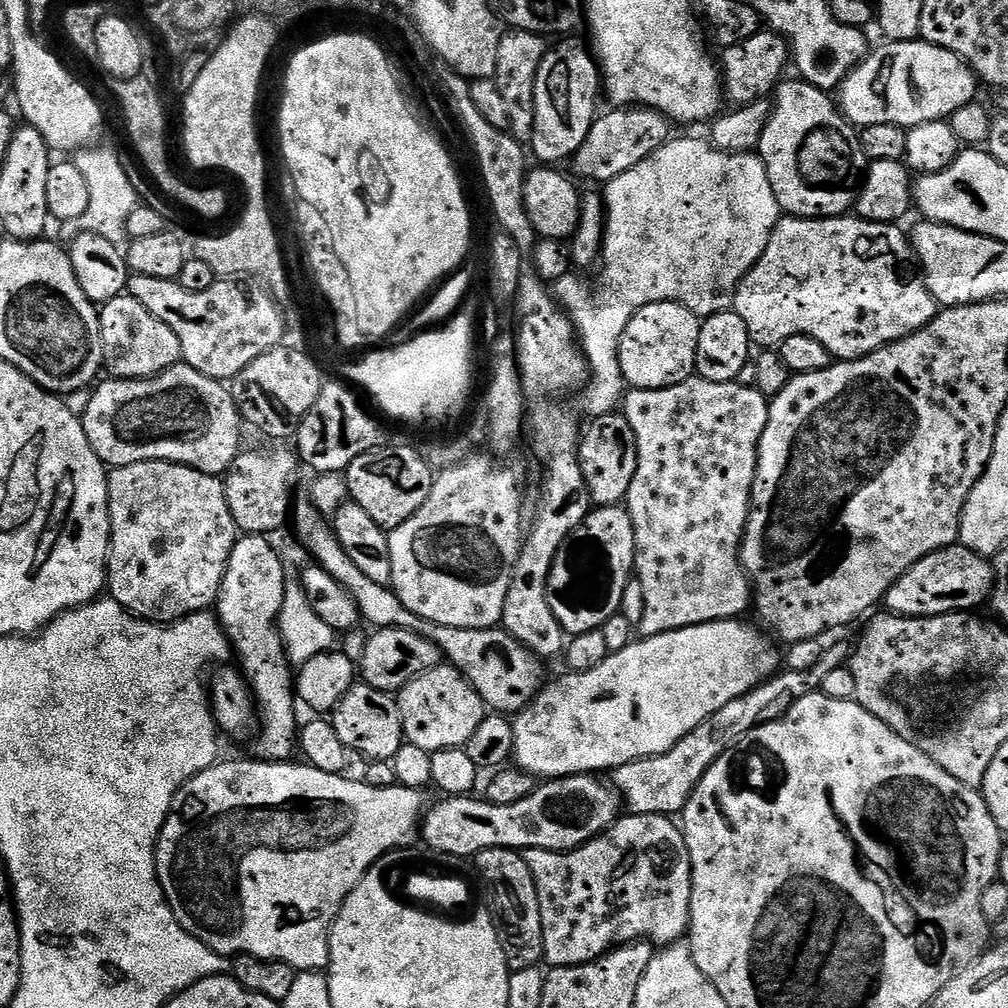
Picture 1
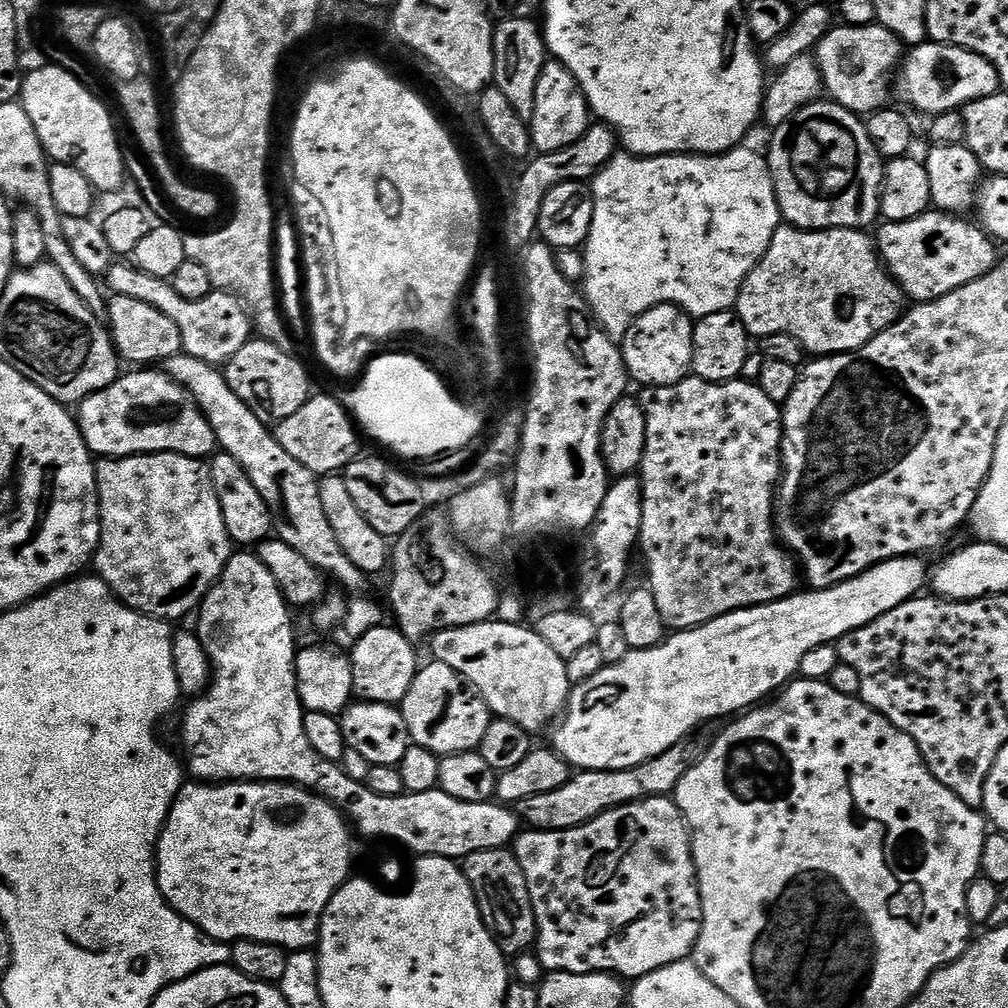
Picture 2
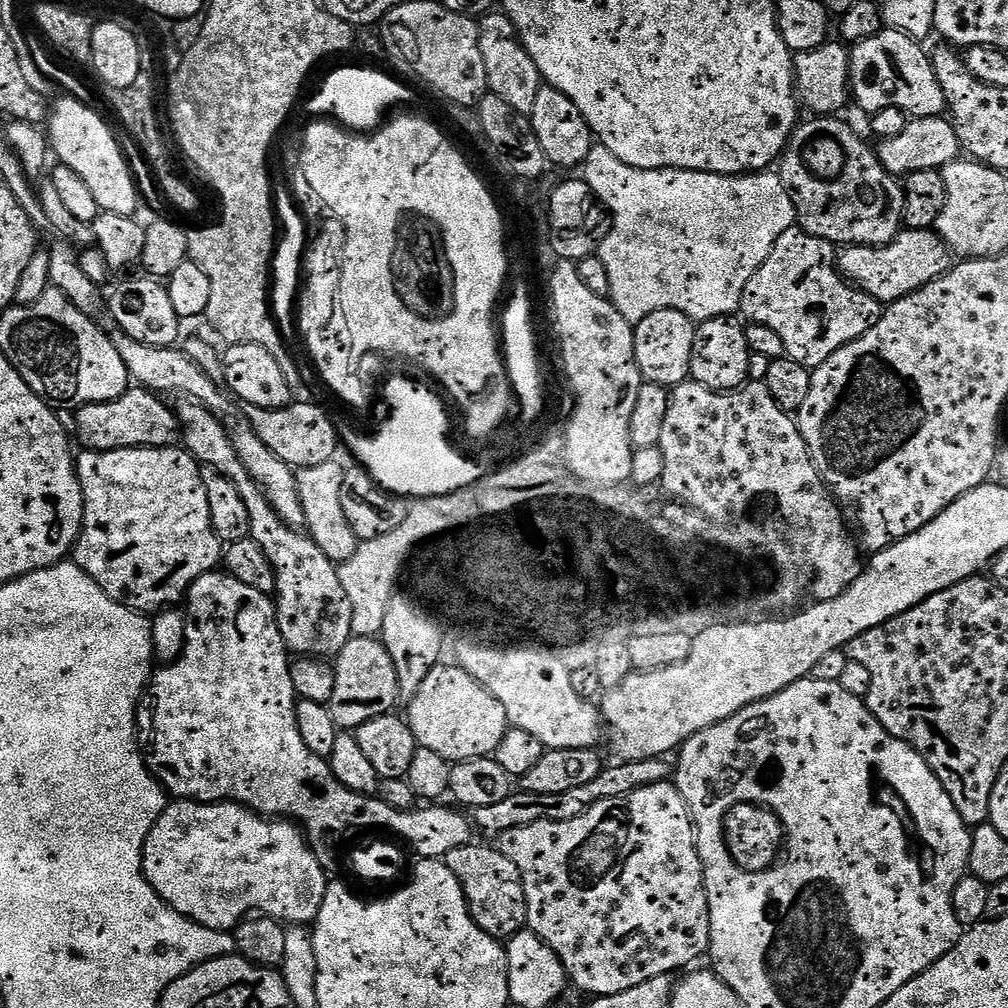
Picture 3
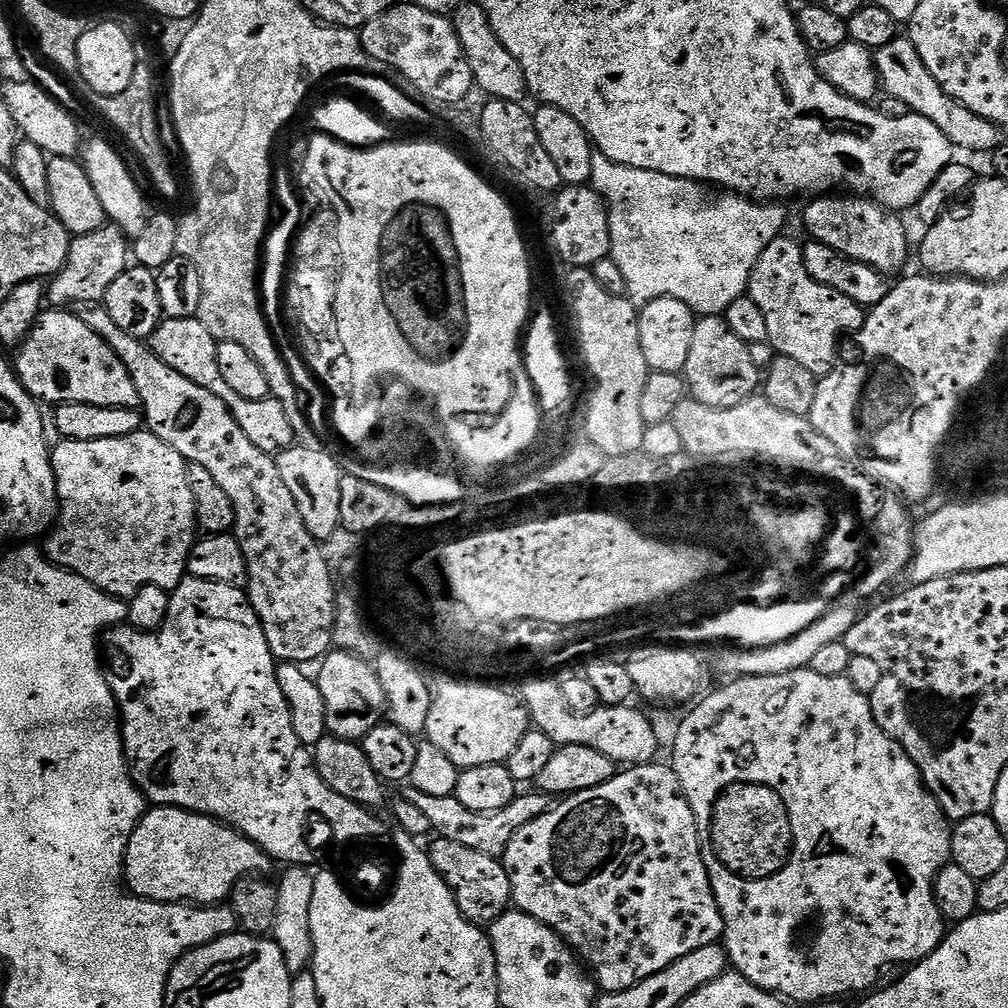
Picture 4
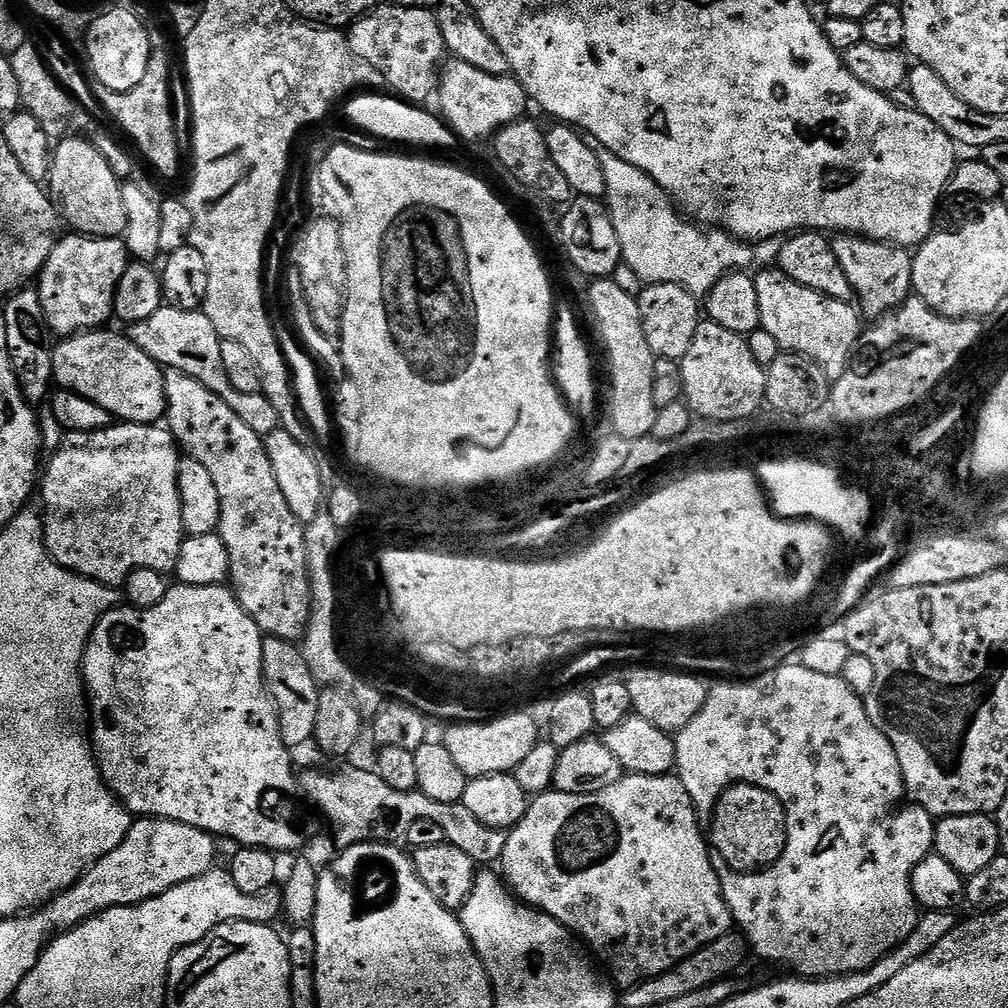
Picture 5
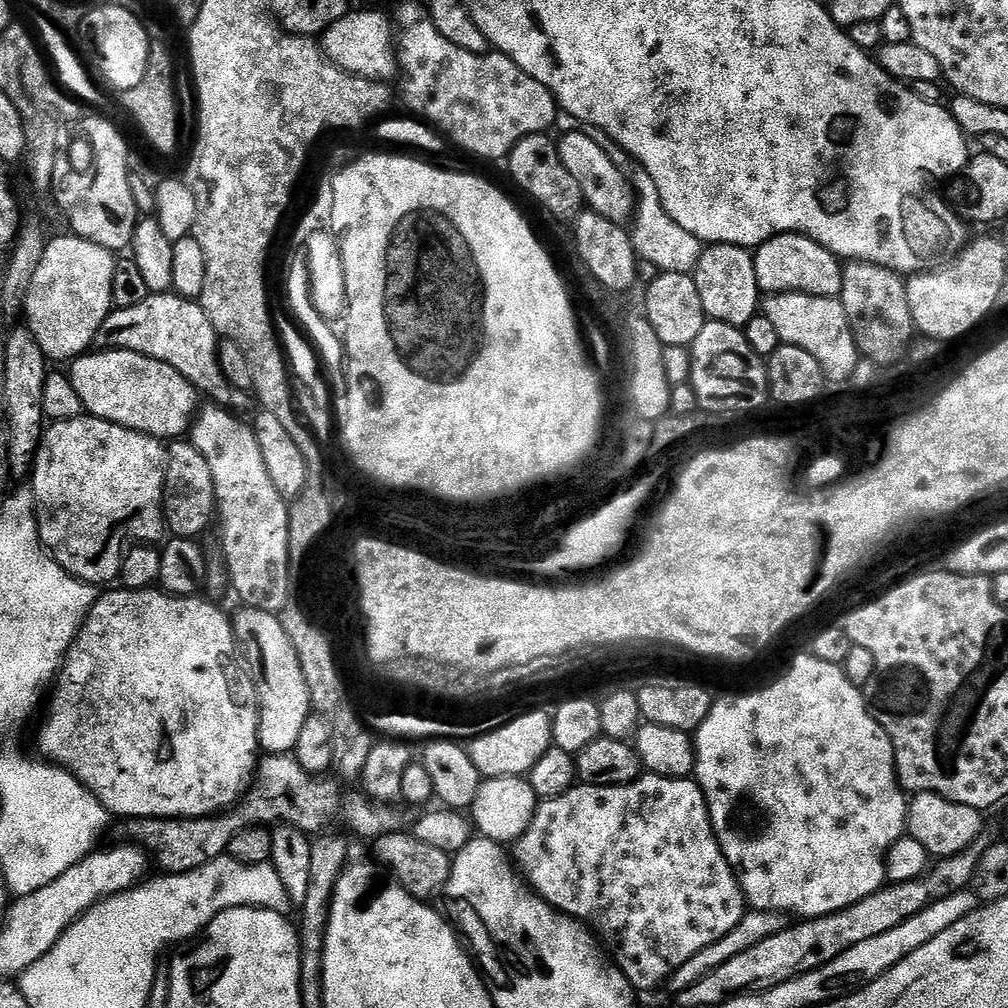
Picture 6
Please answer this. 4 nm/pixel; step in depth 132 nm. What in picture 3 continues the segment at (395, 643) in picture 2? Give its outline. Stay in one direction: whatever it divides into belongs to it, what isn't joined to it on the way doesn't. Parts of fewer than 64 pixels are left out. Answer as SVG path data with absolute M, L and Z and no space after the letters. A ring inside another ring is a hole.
M353 636L346 646L334 658L334 690L332 697L327 702L330 718L336 723L337 729L355 730L362 727L370 718L389 715L396 703L402 700L398 686L398 674L394 670L394 662L386 650L383 639L375 636Z

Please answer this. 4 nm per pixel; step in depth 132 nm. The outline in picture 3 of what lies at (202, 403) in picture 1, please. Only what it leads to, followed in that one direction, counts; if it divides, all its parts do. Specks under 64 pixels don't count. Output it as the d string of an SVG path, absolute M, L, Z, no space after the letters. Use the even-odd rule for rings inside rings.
M132 386L116 400L77 407L75 439L80 439L84 443L83 447L93 452L123 448L166 448L175 445L178 440L176 414L160 400L163 399L157 393Z

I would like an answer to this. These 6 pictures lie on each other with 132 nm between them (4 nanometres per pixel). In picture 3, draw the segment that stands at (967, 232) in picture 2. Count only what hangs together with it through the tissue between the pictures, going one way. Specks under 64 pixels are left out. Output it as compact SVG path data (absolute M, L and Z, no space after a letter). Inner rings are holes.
M910 228L900 231L888 244L850 244L841 247L836 253L834 263L848 283L855 284L880 301L881 305L887 306L903 296L920 291L922 286L943 276L952 267L954 256L944 239L935 231Z

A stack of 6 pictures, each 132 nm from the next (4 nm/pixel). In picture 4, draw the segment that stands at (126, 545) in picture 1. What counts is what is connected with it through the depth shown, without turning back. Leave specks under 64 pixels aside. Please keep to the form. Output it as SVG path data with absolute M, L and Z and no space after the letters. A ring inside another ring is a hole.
M147 430L126 434L122 438L98 438L90 442L61 439L59 443L57 448L55 445L51 449L52 469L56 472L56 488L60 491L60 510L58 523L46 536L48 559L59 568L65 568L76 576L86 578L86 582L90 582L107 596L125 602L131 600L134 594L138 594L138 590L142 590L142 586L162 586L169 590L177 588L187 573L188 559L192 554L192 547L195 546L198 539L194 494L190 490L190 482L188 481L188 461L182 458L182 454L178 454L178 450L174 450L174 446L170 446L165 440Z

